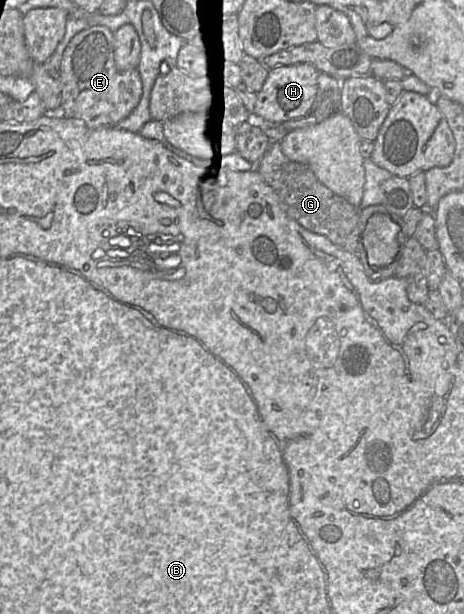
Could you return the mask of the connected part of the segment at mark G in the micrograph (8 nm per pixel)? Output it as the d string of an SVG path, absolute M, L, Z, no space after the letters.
M271 141L256 168L275 190L286 213L305 229L327 237L336 246L358 256L358 221L362 208L335 194L306 164L290 160L281 150L281 141Z

